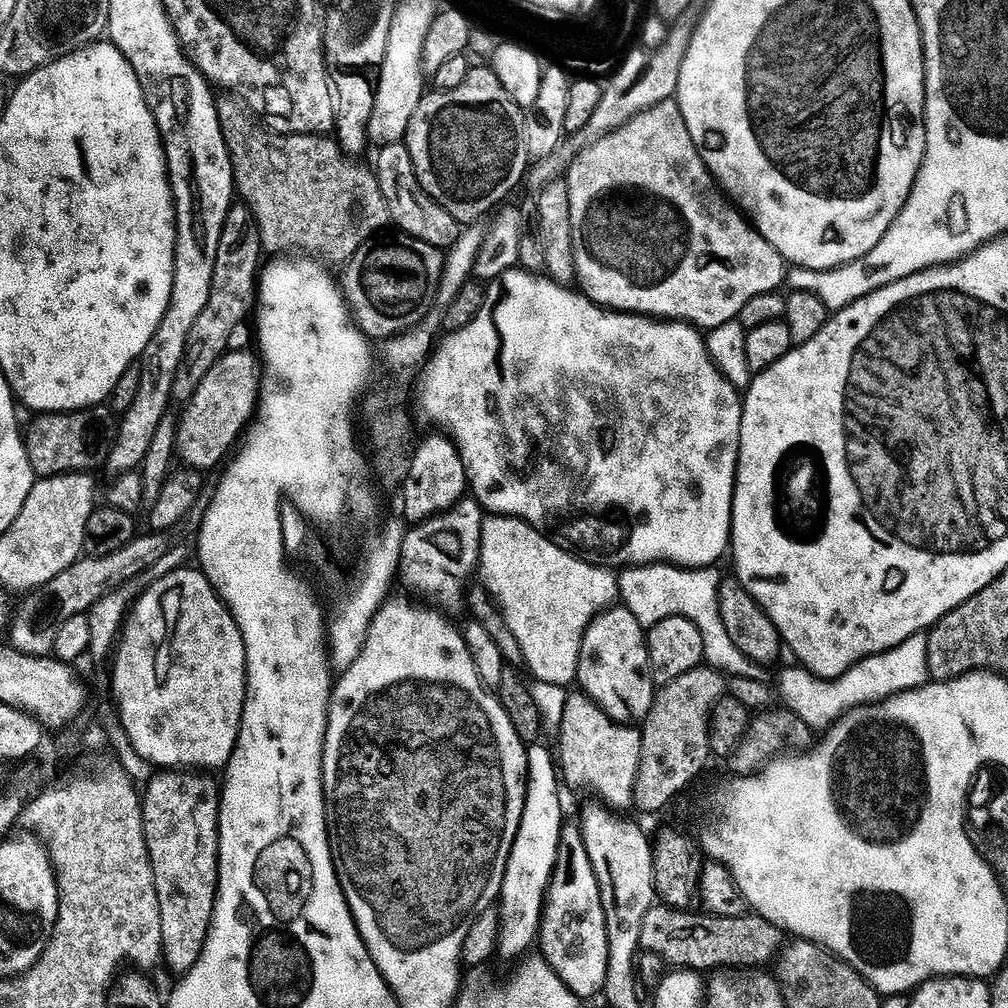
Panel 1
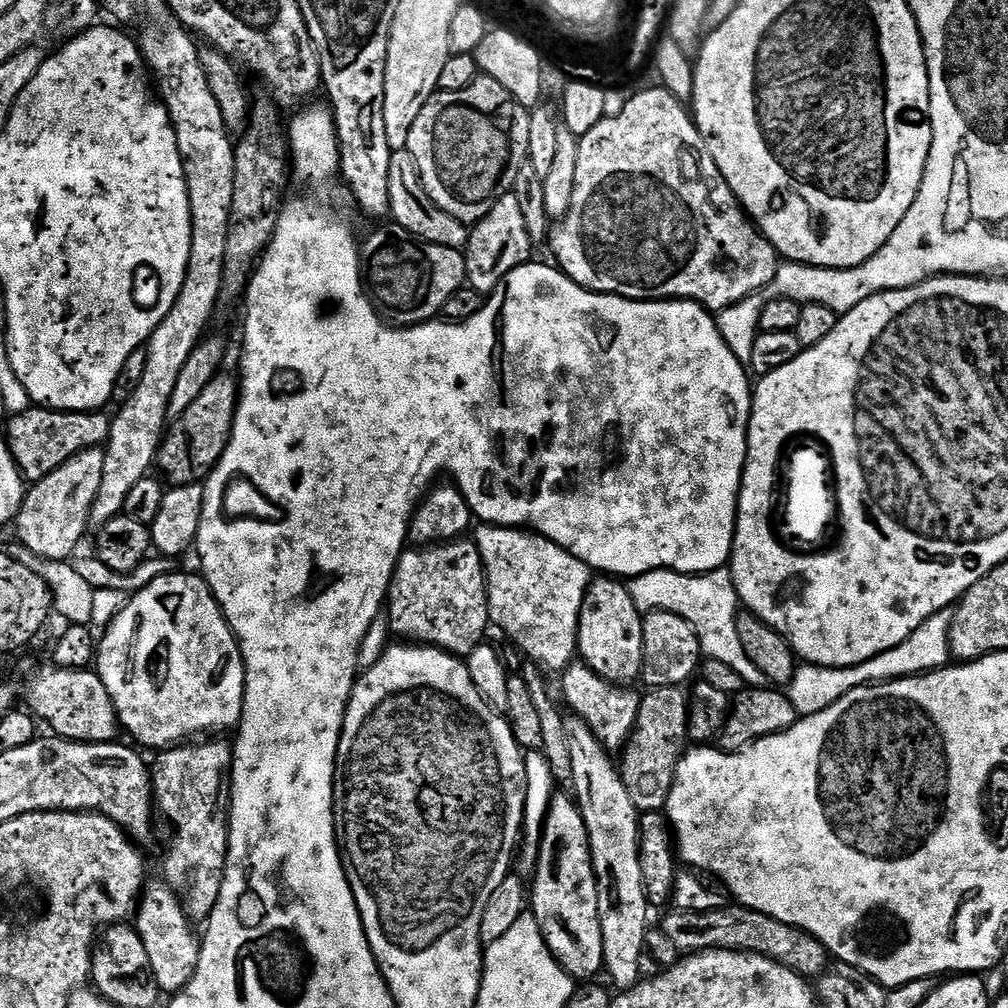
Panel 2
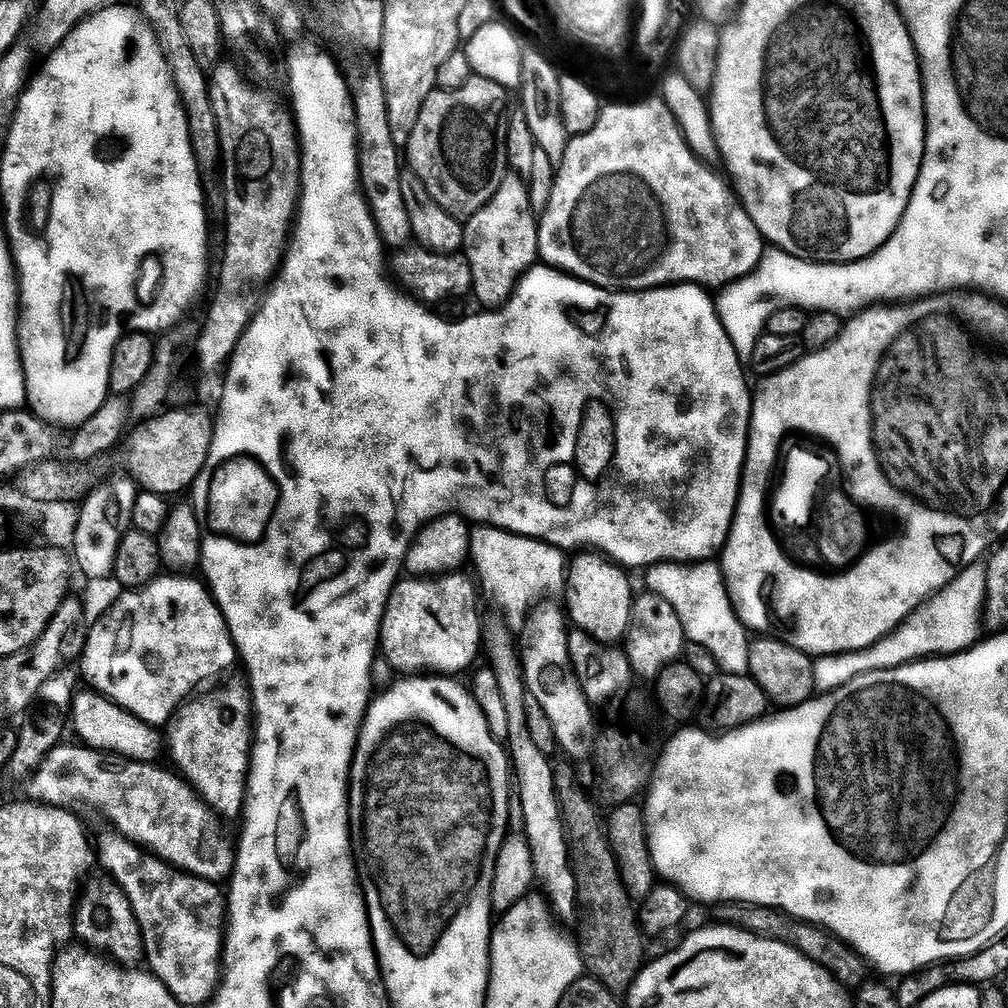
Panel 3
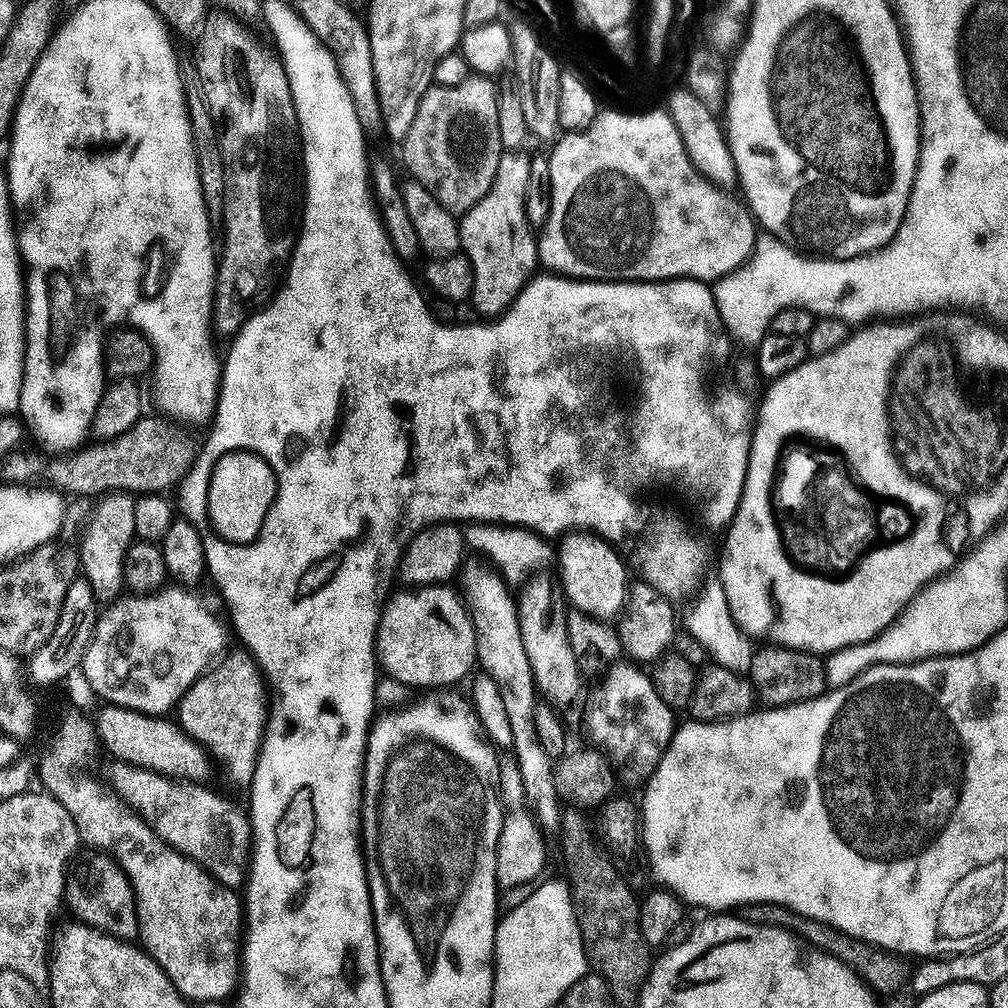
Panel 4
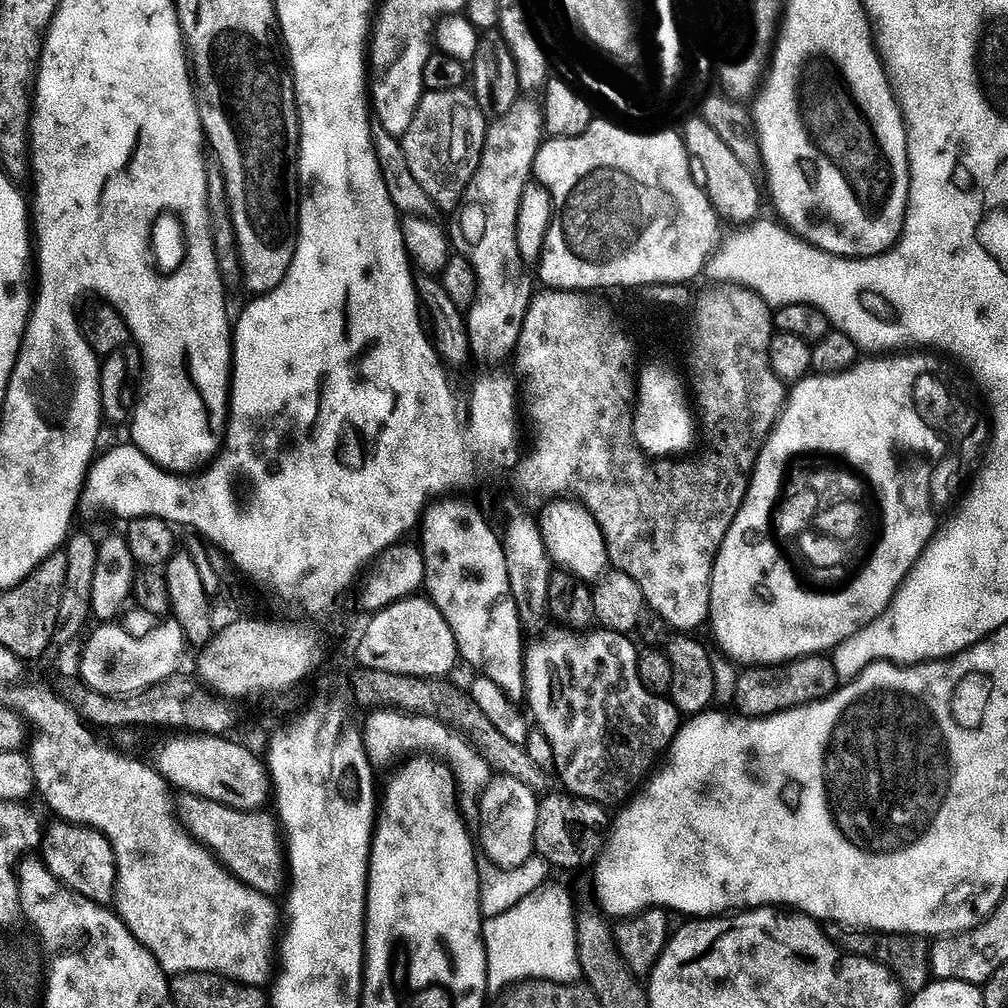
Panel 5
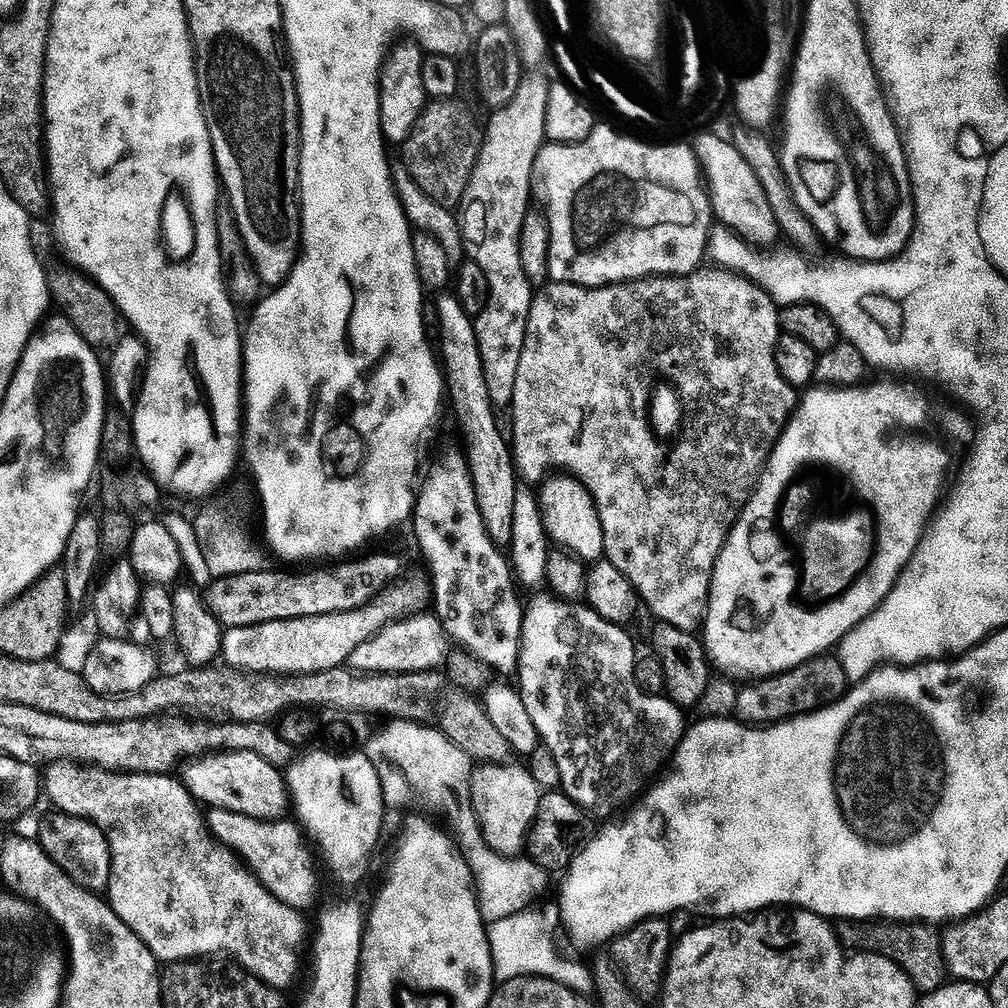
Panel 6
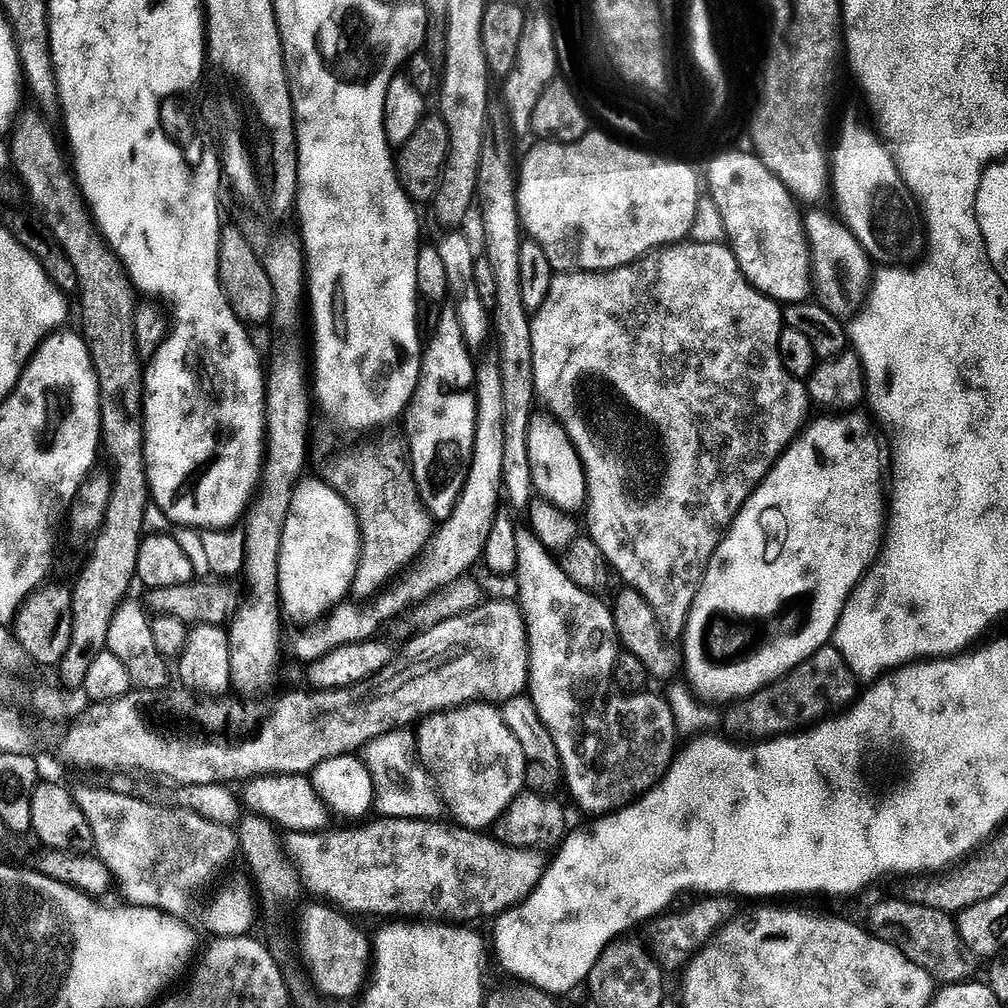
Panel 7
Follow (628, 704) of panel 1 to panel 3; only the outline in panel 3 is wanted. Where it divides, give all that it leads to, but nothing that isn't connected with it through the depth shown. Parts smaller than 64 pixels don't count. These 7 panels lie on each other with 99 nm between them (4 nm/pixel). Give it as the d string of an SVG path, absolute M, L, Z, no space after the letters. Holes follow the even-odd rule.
M580 554L576 561L571 561L566 592L572 601L568 604L567 615L581 629L583 635L601 642L620 642L628 635L634 591L628 581L629 573L623 567L600 554ZM628 575L628 576L627 576ZM620 640L620 641L616 641Z

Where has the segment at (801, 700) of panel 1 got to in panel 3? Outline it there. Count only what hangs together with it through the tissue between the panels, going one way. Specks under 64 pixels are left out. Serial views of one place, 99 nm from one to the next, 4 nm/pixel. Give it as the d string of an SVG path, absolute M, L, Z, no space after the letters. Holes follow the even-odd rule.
M983 567L965 568L952 583L927 600L917 612L913 612L896 631L879 640L874 647L860 652L846 652L838 656L821 656L814 663L816 687L827 694L834 688L848 684L855 676L878 670L890 670L925 658L950 656L967 652L977 643L976 630L986 599L986 572Z

